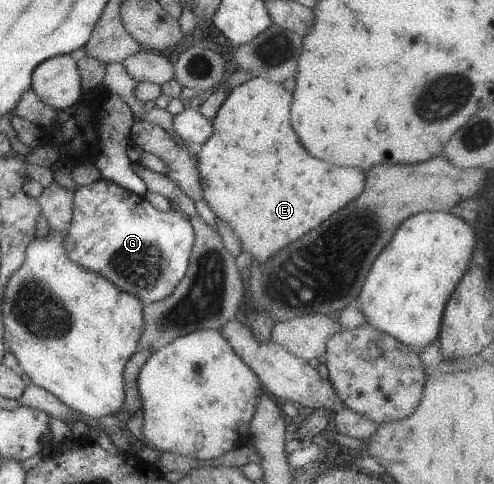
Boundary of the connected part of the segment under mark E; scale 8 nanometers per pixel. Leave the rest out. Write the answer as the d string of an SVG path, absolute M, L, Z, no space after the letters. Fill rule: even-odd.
M244 77L230 90L213 120L211 137L196 152L203 199L218 219L232 227L240 237L243 250L250 252L258 262L266 262L278 250L320 226L362 194L365 187L365 172L361 168L340 168L316 160L306 152L290 126L290 102L292 96L282 83L262 77Z

